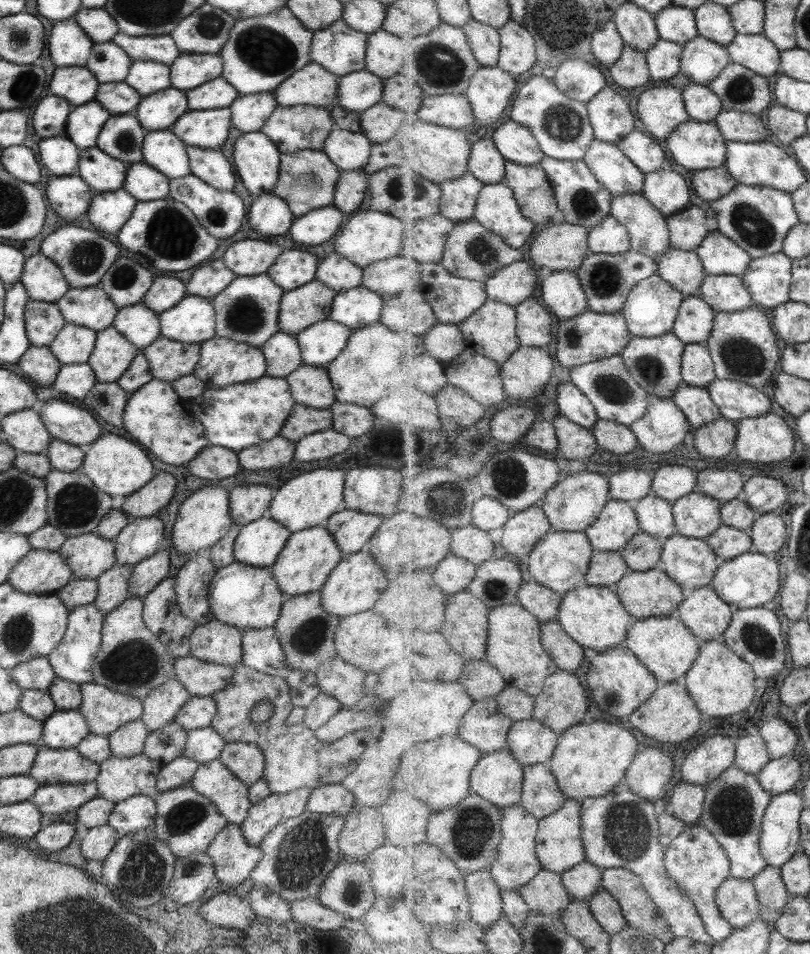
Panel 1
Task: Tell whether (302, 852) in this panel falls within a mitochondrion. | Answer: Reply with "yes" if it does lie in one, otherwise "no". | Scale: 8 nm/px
yes

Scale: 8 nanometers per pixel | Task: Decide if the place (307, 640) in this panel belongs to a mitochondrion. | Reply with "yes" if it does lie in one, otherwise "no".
yes

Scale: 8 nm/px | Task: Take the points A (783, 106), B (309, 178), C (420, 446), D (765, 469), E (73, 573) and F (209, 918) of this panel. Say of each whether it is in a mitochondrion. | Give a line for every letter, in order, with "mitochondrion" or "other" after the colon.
A: other
B: mitochondrion
C: other
D: other
E: other
F: other

